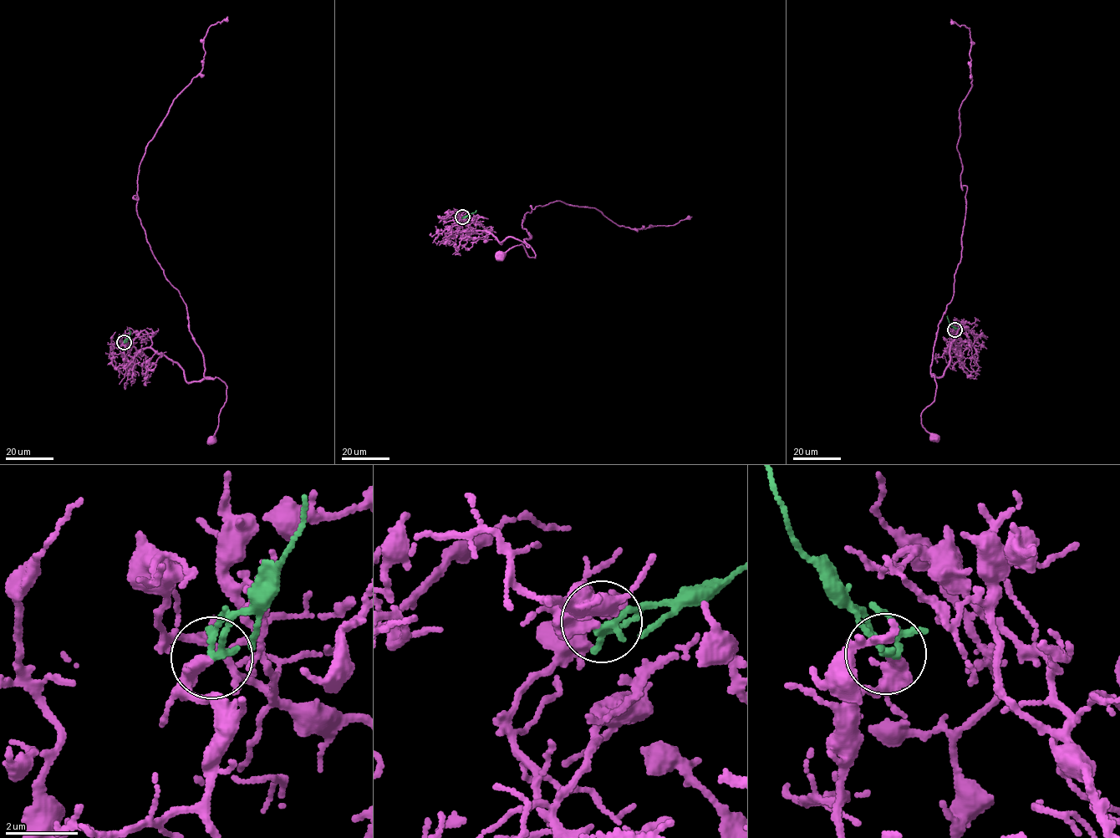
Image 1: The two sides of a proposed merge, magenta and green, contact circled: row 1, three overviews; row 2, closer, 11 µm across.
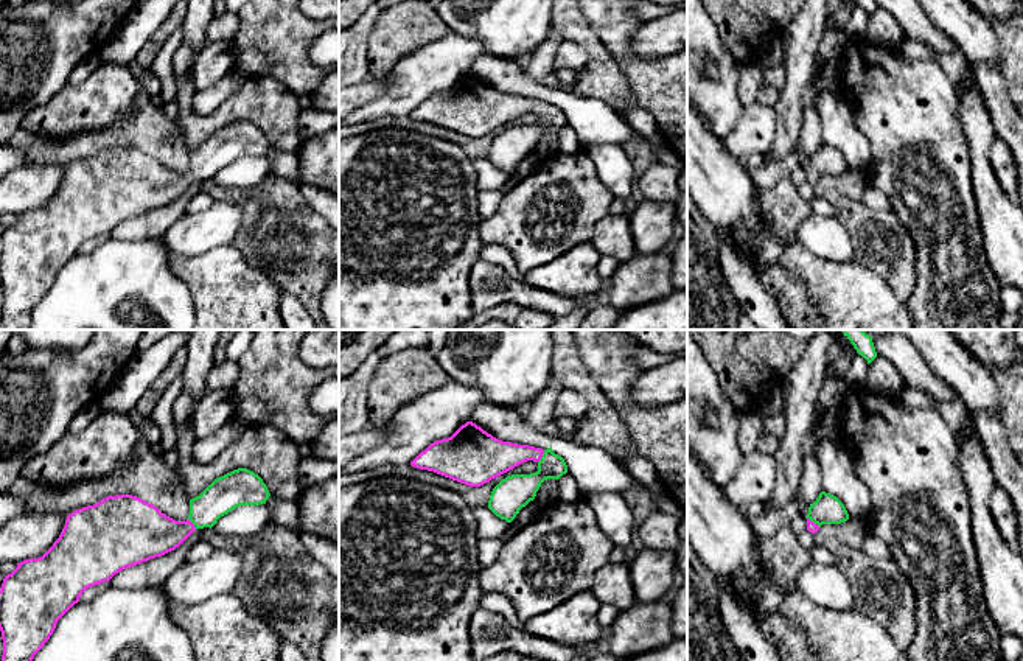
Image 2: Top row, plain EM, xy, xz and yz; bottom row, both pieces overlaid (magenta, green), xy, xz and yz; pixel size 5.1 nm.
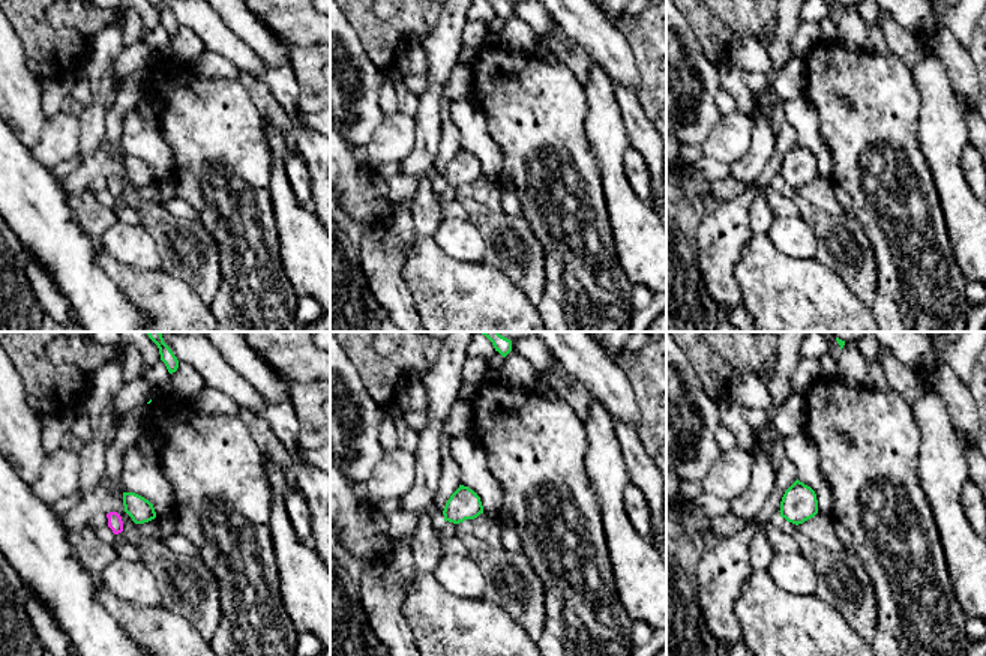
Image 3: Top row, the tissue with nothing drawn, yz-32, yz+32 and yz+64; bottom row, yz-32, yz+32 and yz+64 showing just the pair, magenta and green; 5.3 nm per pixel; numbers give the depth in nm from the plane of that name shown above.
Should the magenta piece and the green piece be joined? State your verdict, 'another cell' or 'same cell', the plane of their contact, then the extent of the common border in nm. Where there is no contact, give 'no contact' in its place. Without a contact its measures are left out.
same cell; meets magenta in xz; contact 80 nm long

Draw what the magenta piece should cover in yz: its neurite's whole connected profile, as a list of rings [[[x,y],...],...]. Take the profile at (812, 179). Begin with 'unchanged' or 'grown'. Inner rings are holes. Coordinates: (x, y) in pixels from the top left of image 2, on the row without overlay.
grown; [[[821,143],[807,165],[807,182],[816,185],[822,176],[841,176],[849,171],[844,156],[833,146]]]

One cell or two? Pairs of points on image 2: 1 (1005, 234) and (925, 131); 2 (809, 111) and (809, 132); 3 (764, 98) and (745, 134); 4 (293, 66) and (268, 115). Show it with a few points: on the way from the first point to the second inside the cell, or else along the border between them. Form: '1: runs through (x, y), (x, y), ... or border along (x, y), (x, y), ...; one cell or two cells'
1: border along (969, 157), (969, 179), (981, 229); two cells
2: runs through (809, 115), (809, 128); one cell
3: runs through (764, 108), (754, 125); one cell
4: border along (246, 78), (274, 76), (297, 97); two cells

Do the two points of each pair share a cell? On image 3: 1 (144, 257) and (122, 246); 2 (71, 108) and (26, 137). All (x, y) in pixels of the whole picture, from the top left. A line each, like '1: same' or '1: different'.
1: same
2: different

